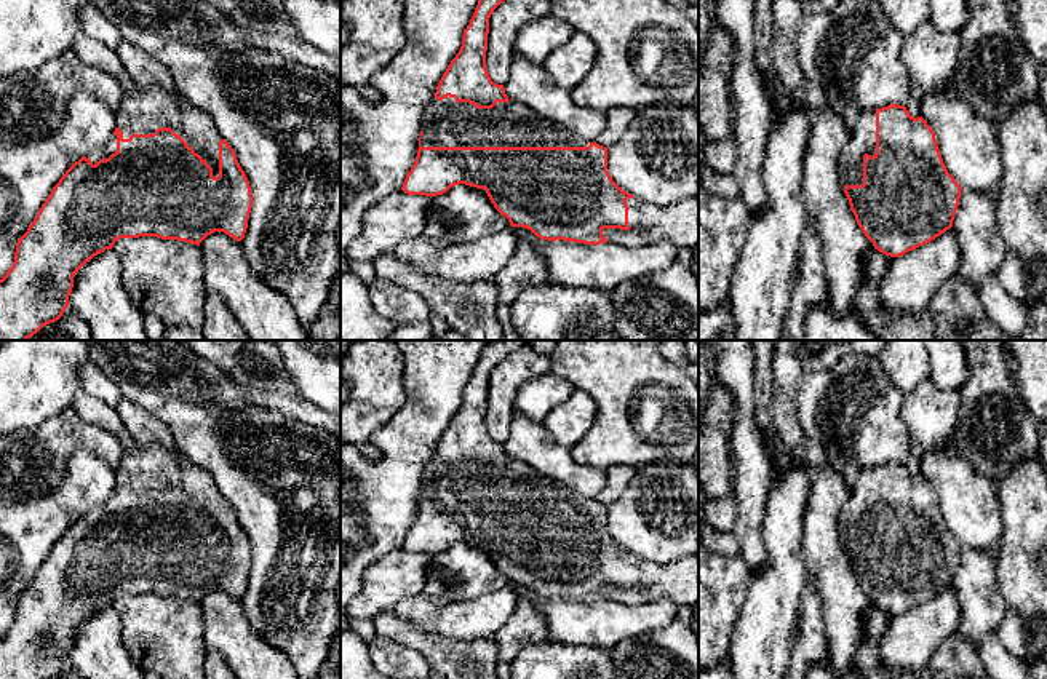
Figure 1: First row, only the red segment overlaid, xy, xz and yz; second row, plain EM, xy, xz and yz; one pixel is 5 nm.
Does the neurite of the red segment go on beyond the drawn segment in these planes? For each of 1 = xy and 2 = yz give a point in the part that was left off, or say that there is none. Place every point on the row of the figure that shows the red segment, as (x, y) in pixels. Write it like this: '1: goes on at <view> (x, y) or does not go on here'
1: goes on at xy (143, 111)
2: goes on at yz (982, 251)

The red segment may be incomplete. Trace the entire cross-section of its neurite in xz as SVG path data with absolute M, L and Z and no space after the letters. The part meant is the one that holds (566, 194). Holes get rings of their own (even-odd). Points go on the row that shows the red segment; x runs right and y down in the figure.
M478 0L470 24L464 30L462 46L443 73L436 93L422 115L419 150L401 190L408 195L436 197L451 187L465 184L483 189L494 208L512 227L531 230L540 240L574 241L583 244L607 243L604 228L644 230L649 243L670 241L678 249L699 246L699 197L667 206L641 201L622 190L607 171L607 149L590 142L569 129L542 118L535 110L516 104L505 94L504 85L491 80L486 69L489 18L504 0Z

